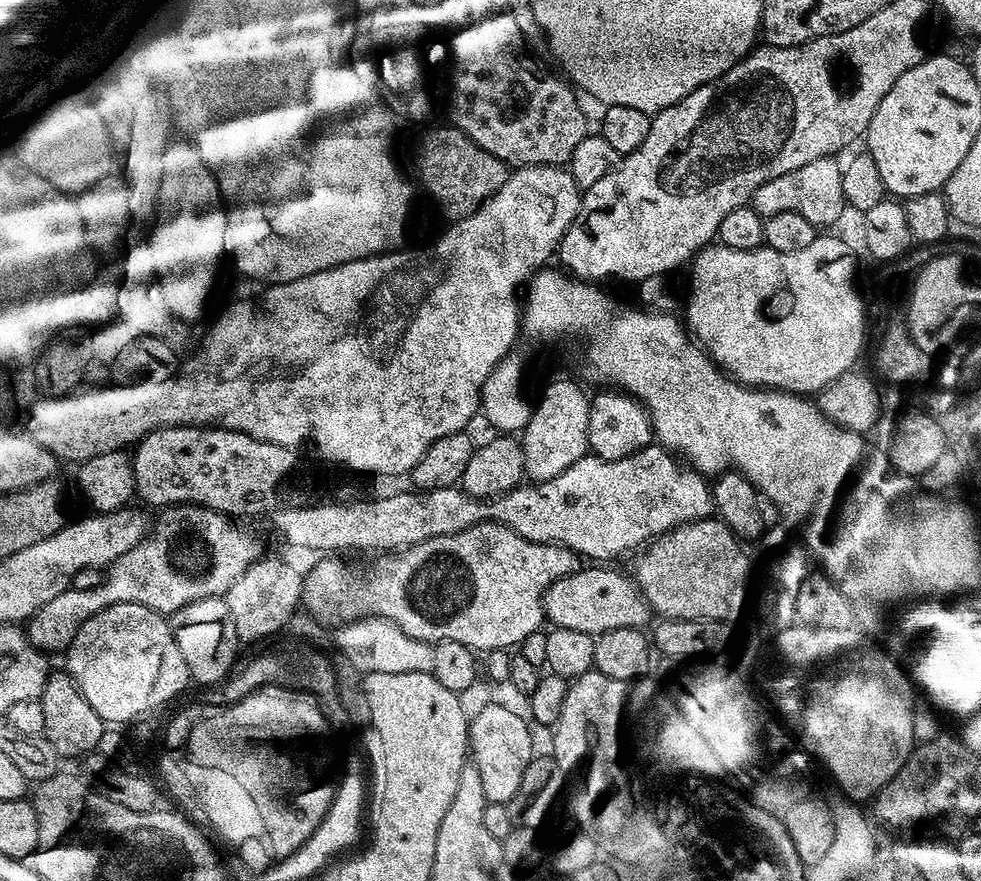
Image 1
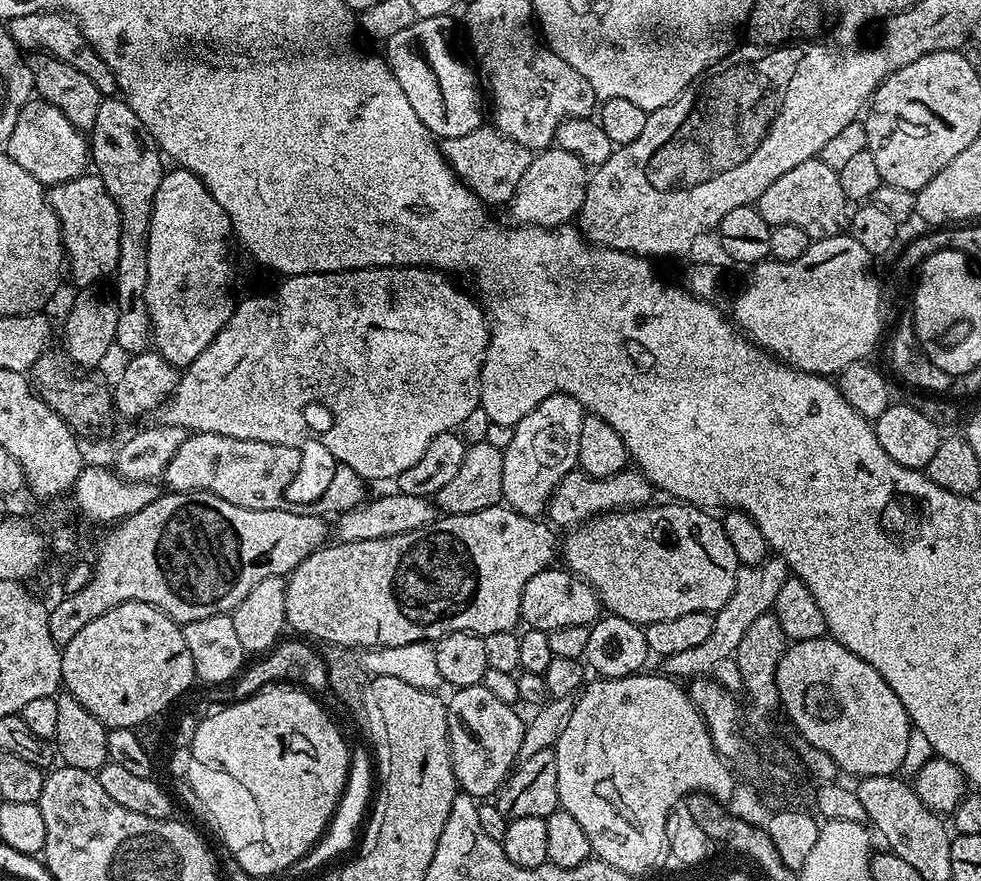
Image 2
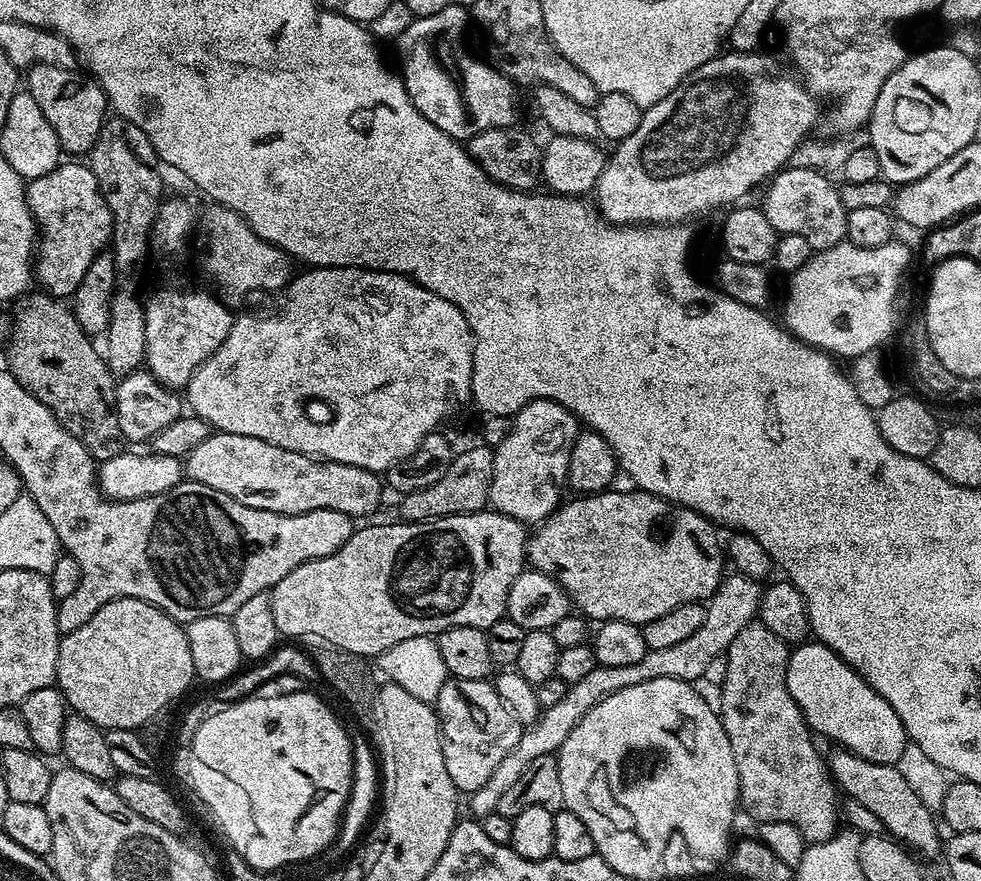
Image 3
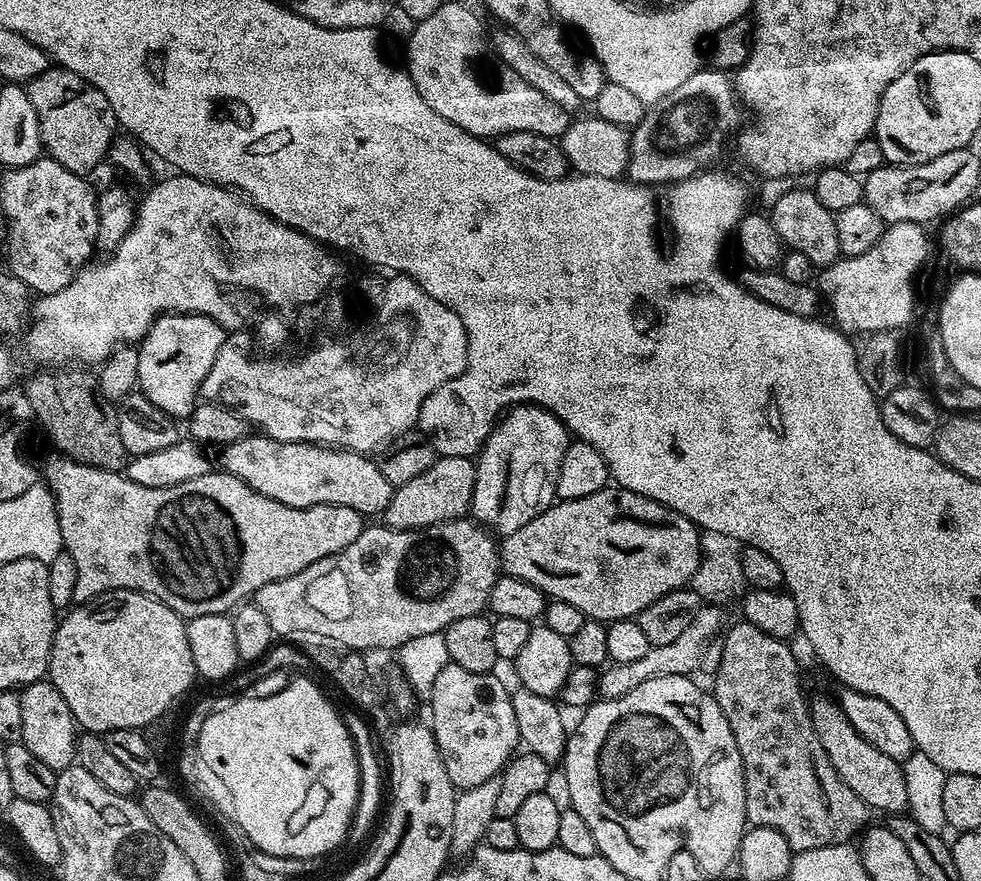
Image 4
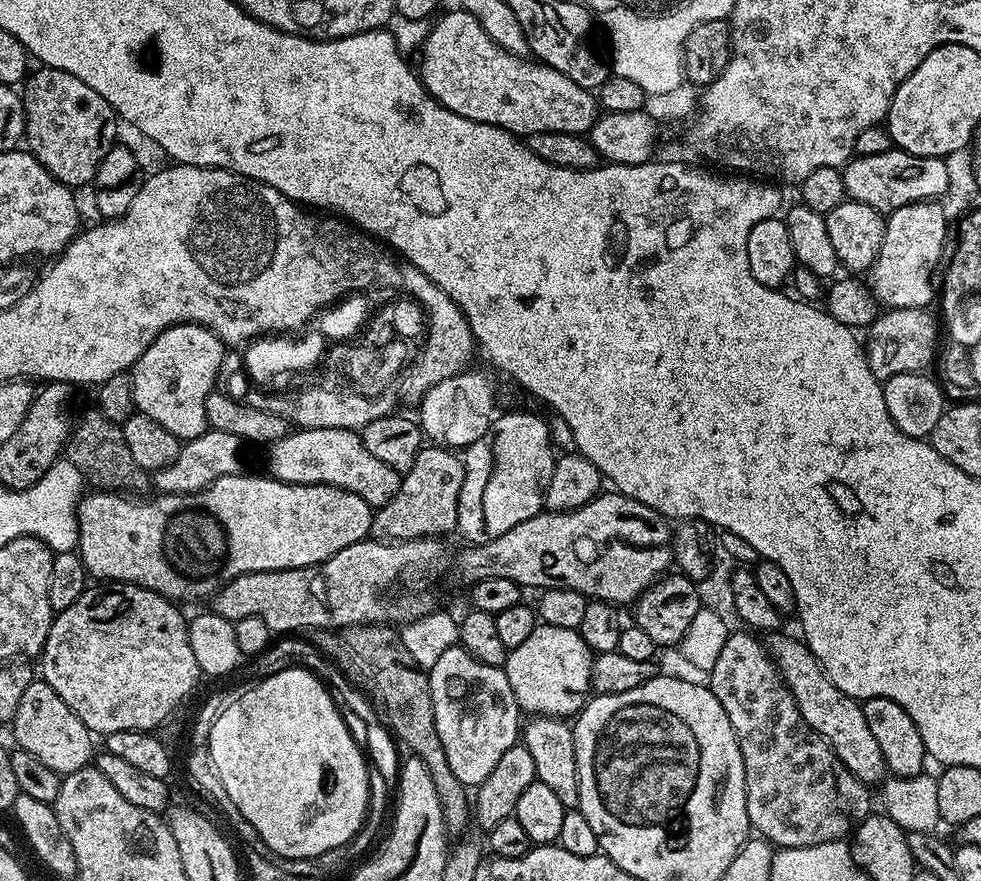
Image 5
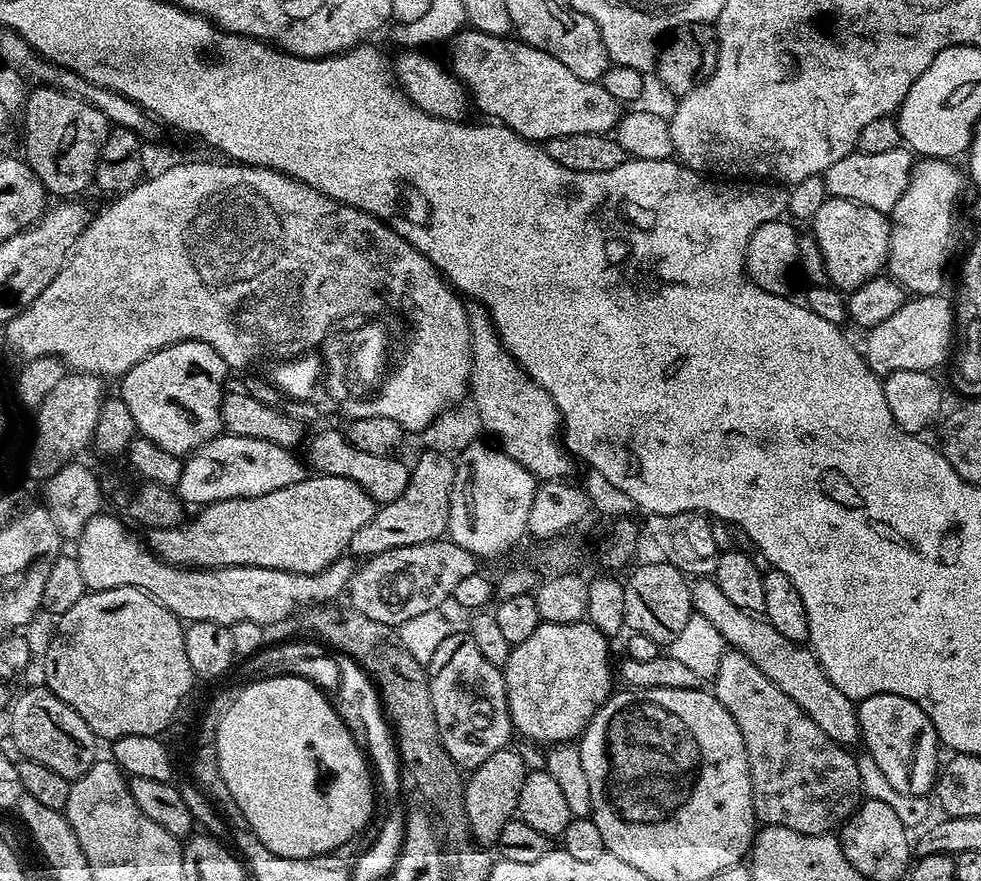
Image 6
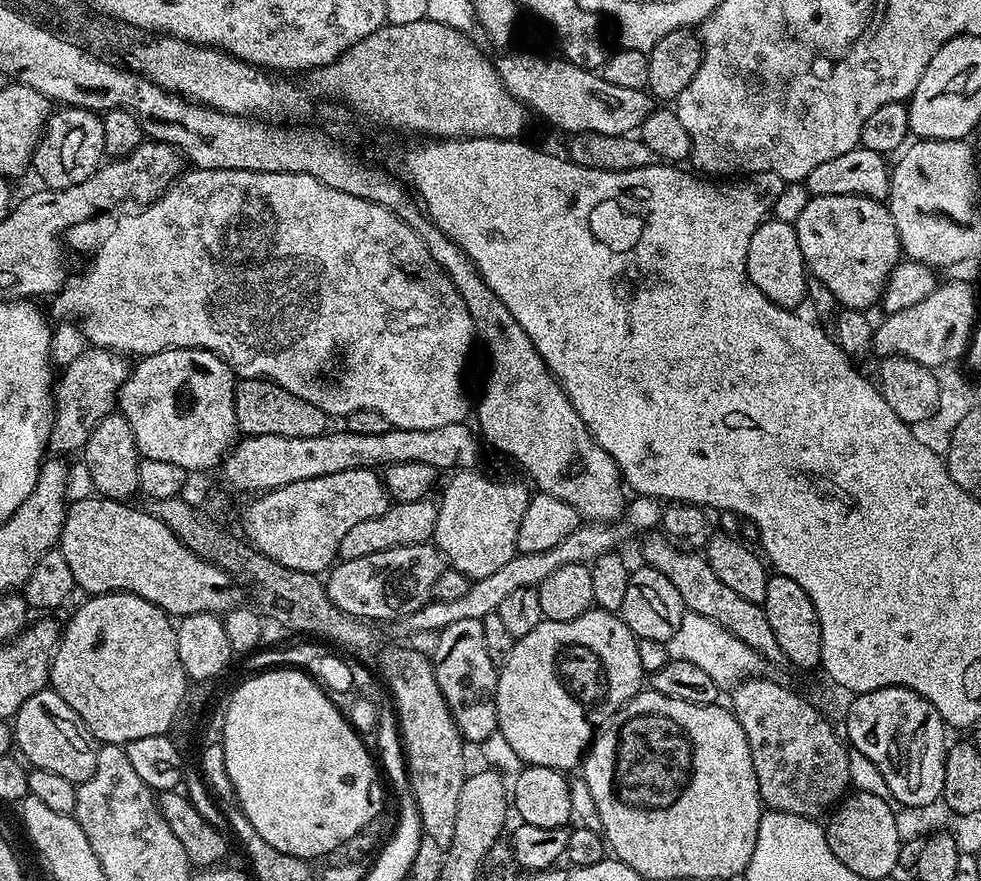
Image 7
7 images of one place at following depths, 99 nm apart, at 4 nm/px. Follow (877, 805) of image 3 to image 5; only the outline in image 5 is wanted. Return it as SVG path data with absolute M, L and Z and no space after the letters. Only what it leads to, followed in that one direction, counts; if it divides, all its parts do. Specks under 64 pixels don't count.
M777 630L767 637L768 657L776 664L780 676L786 682L790 694L796 700L802 718L821 736L834 750L834 754L858 778L869 786L879 785L888 772L888 764L882 758L882 749L878 746L874 734L870 730L870 722L866 722L861 701L853 696L842 694L834 682L824 673L823 666L814 658L814 654L803 639L783 636Z

